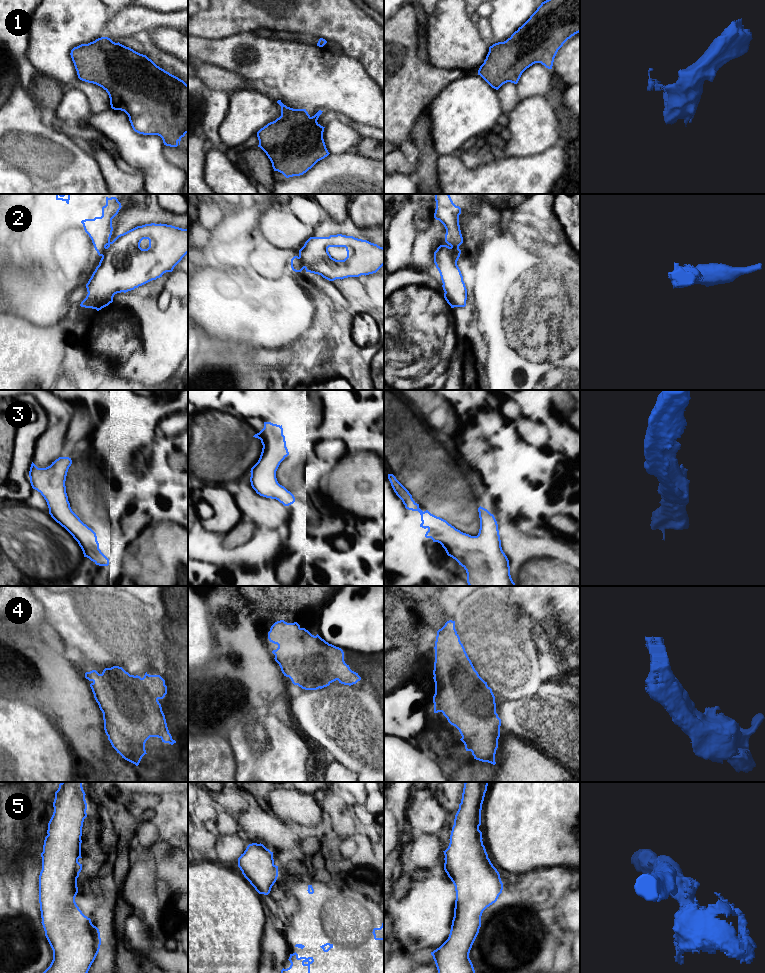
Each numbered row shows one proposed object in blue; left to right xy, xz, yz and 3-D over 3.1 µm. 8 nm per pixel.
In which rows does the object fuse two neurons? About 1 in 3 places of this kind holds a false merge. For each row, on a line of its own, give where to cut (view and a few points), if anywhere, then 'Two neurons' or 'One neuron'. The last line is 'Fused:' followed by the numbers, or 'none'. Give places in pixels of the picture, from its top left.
1: No split. One neuron
2: Split along xz (299, 256), (304, 267). Two neurons
3: No split. One neuron
4: No split. One neuron
5: No split. One neuron
Fused: 2

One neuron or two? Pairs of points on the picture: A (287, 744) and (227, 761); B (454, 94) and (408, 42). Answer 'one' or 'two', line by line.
A: two
B: two

